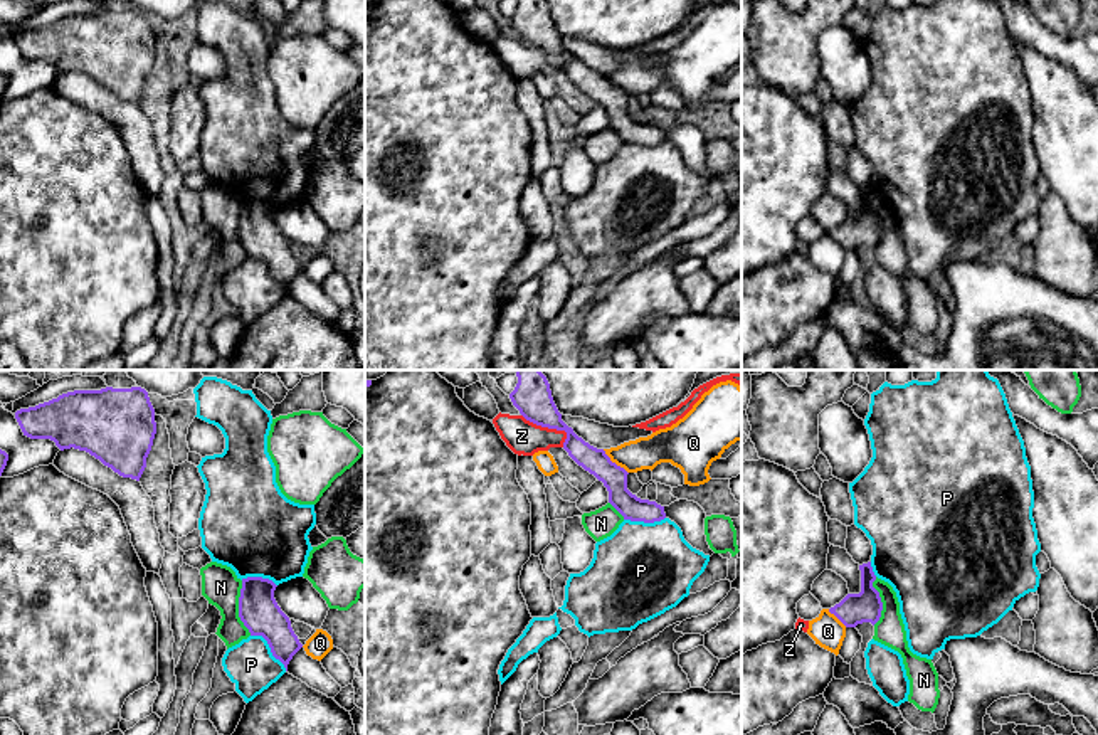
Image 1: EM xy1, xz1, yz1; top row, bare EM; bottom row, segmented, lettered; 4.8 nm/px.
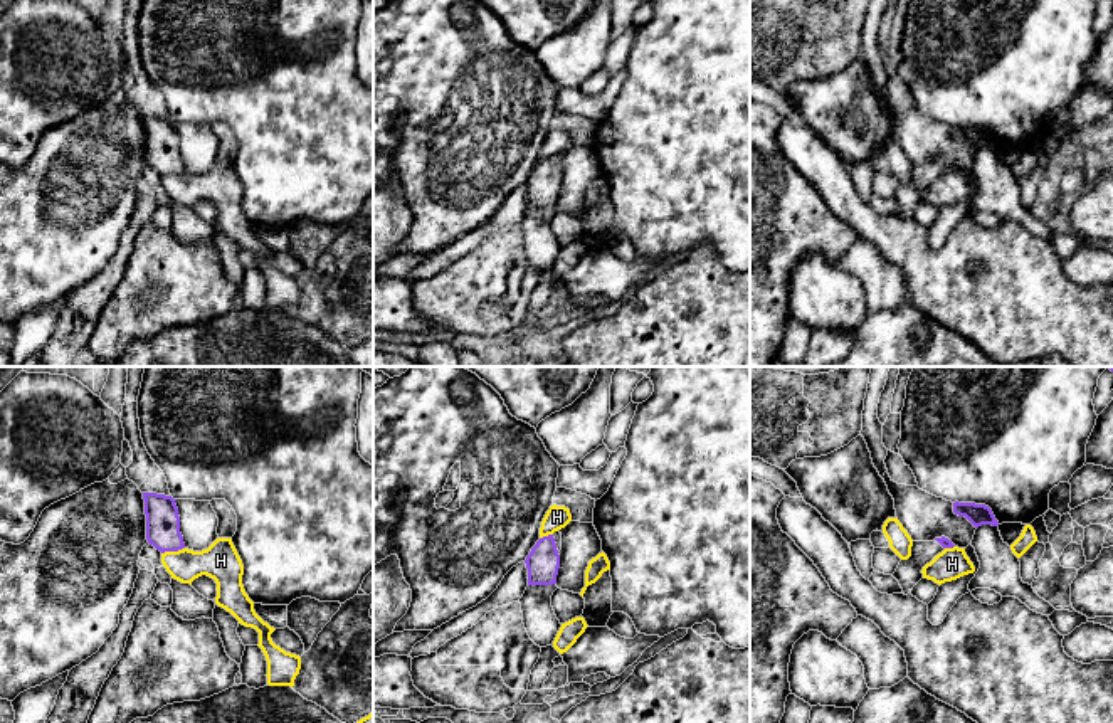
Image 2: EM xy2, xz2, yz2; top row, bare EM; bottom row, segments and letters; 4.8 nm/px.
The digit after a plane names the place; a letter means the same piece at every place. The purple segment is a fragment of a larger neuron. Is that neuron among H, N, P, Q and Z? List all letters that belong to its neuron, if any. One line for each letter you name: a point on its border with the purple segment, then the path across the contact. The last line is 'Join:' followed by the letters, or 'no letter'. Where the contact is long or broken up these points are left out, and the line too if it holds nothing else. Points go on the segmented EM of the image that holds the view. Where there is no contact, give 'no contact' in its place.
Join: no letter

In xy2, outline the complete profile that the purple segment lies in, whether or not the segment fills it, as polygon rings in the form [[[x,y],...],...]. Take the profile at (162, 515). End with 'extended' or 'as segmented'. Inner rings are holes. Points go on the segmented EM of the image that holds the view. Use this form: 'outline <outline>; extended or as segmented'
outline [[[143,493],[143,499],[148,543],[161,553],[185,548],[177,499],[156,493]]]; as segmented

